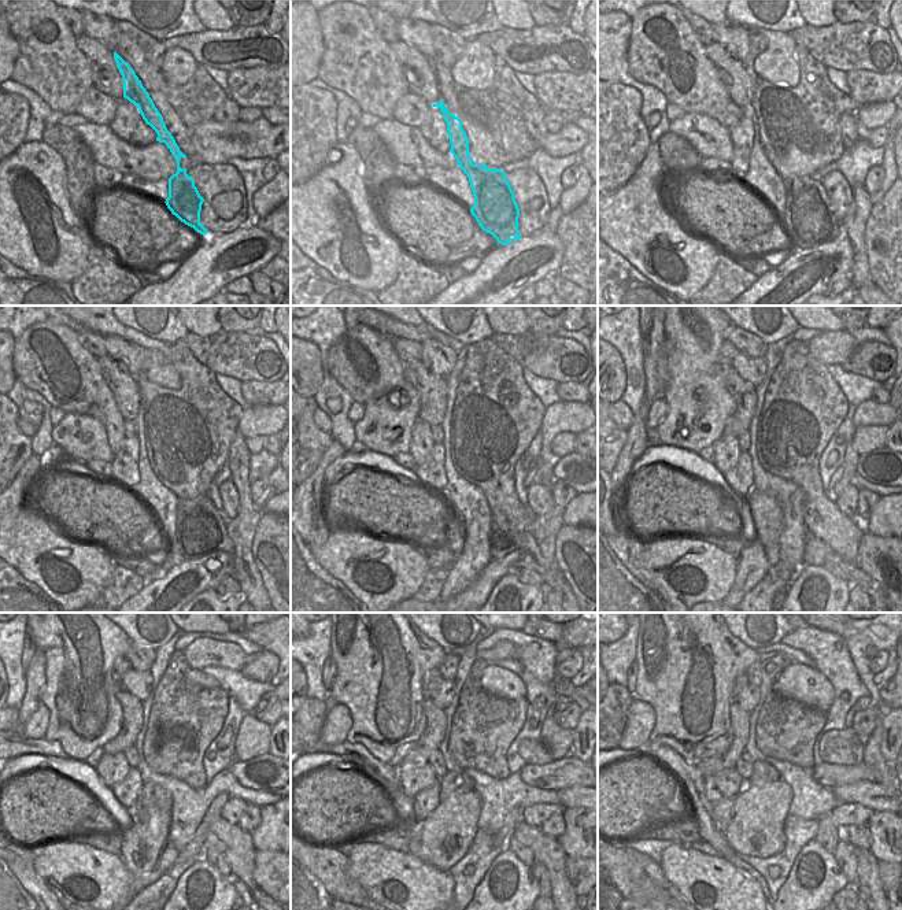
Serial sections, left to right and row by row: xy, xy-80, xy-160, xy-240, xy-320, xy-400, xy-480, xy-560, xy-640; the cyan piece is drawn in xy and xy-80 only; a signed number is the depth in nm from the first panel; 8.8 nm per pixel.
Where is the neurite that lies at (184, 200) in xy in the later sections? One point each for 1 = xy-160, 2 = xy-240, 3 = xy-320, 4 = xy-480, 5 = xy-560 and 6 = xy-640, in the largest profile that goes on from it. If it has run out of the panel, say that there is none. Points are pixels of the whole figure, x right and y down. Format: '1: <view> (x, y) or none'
1: xy-160 (810, 221)
2: xy-240 (202, 529)
3: xy-320 (503, 539)
4: xy-480 (257, 891)
5: none
6: none

